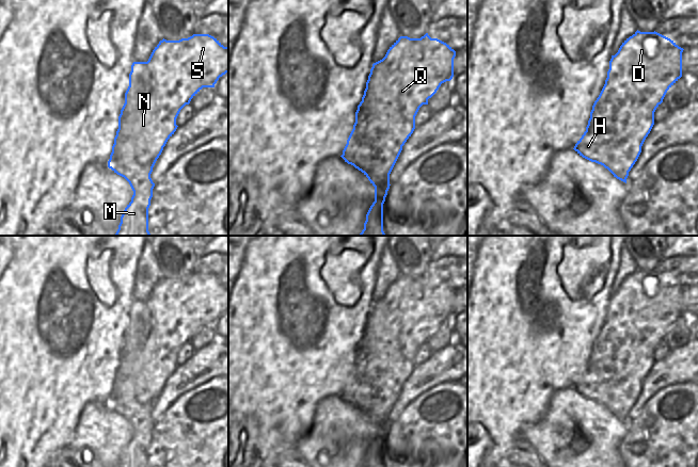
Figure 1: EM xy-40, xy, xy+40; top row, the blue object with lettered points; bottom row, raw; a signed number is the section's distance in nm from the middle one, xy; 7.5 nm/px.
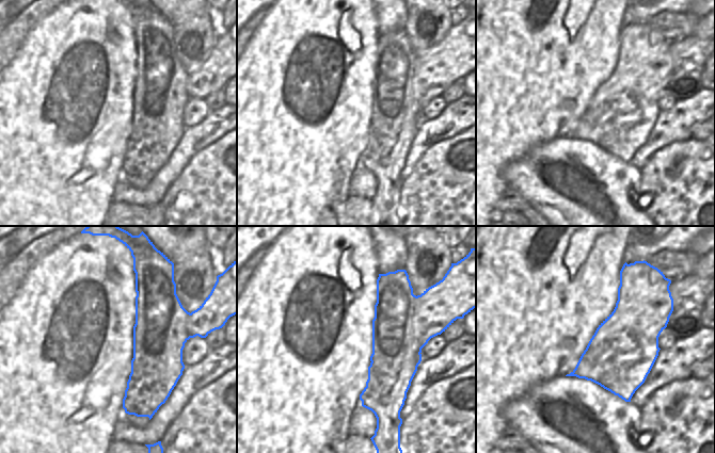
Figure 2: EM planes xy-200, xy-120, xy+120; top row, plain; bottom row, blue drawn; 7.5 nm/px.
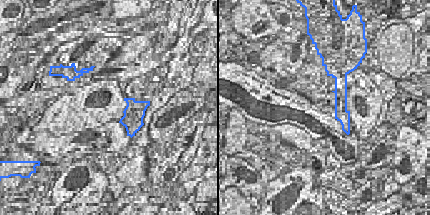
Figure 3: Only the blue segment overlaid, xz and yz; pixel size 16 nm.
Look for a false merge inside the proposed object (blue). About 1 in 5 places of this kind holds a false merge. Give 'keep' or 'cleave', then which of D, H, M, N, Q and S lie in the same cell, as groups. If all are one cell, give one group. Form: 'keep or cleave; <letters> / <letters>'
cleave; D H N Q S / M

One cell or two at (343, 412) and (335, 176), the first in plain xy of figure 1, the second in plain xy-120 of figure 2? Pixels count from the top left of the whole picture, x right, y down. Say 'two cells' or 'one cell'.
two cells

